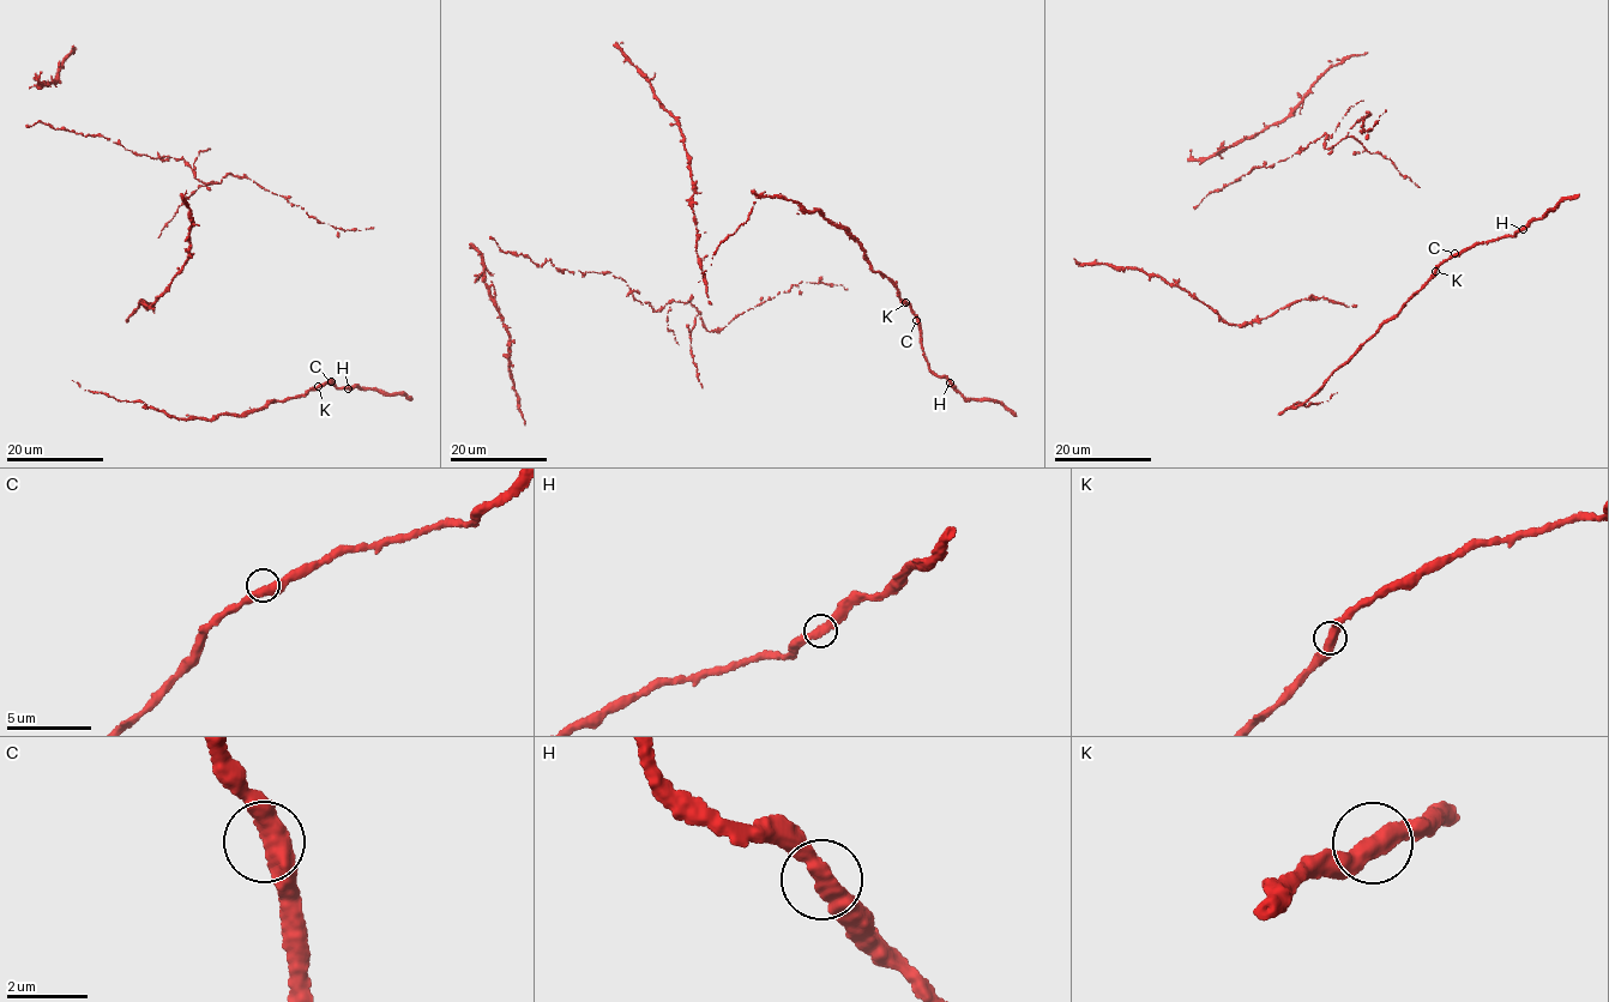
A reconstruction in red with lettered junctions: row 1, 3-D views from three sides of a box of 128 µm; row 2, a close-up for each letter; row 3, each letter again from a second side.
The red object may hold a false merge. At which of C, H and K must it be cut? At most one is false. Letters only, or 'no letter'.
no letter

